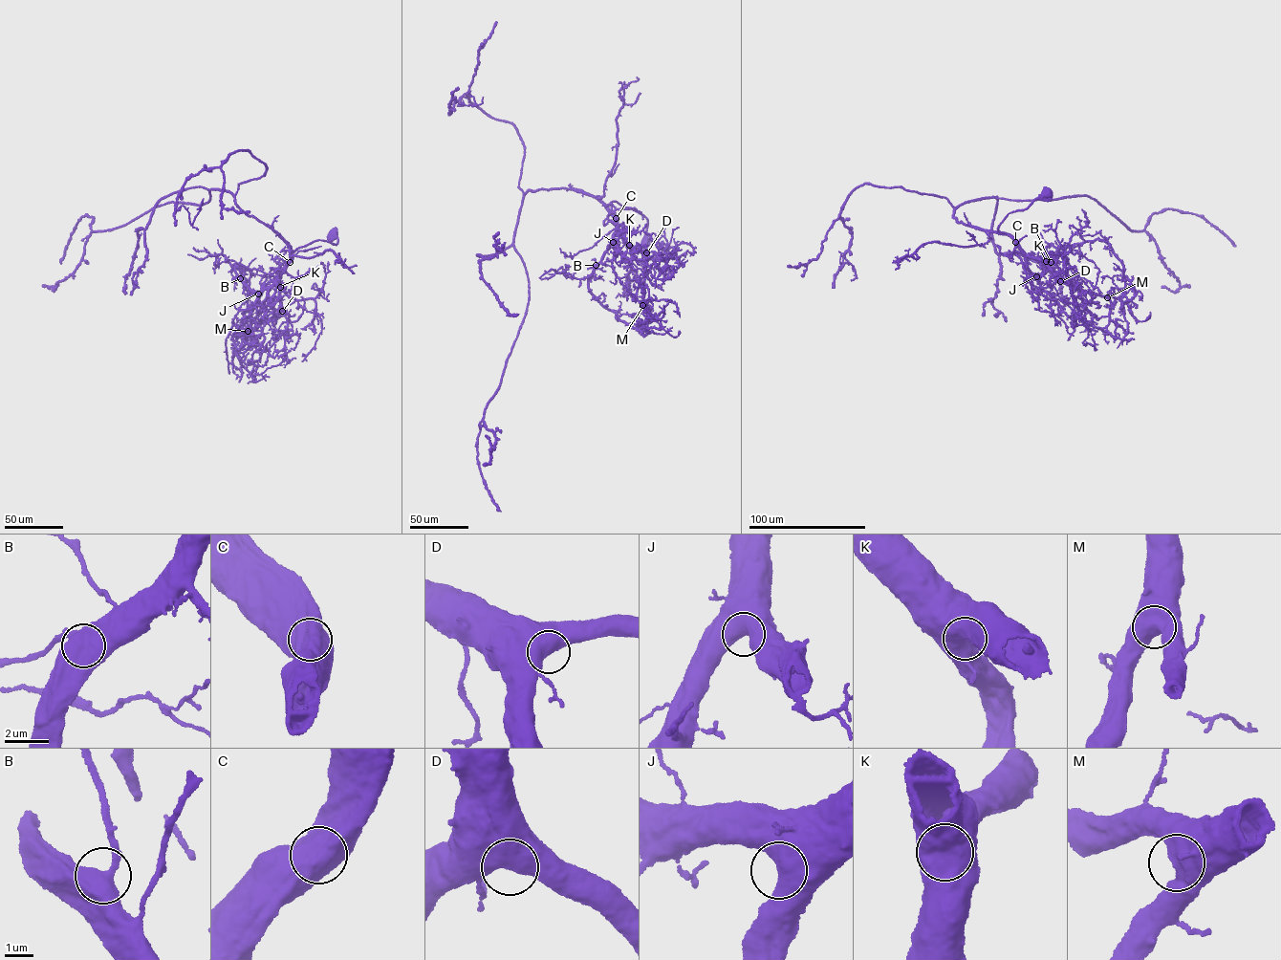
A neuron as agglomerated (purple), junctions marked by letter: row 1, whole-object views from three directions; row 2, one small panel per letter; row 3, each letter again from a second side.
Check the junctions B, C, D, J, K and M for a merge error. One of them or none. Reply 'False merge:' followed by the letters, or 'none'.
False merge: none

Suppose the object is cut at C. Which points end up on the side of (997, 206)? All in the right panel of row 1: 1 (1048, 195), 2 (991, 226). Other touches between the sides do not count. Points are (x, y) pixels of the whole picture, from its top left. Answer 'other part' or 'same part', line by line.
1: other part
2: same part

